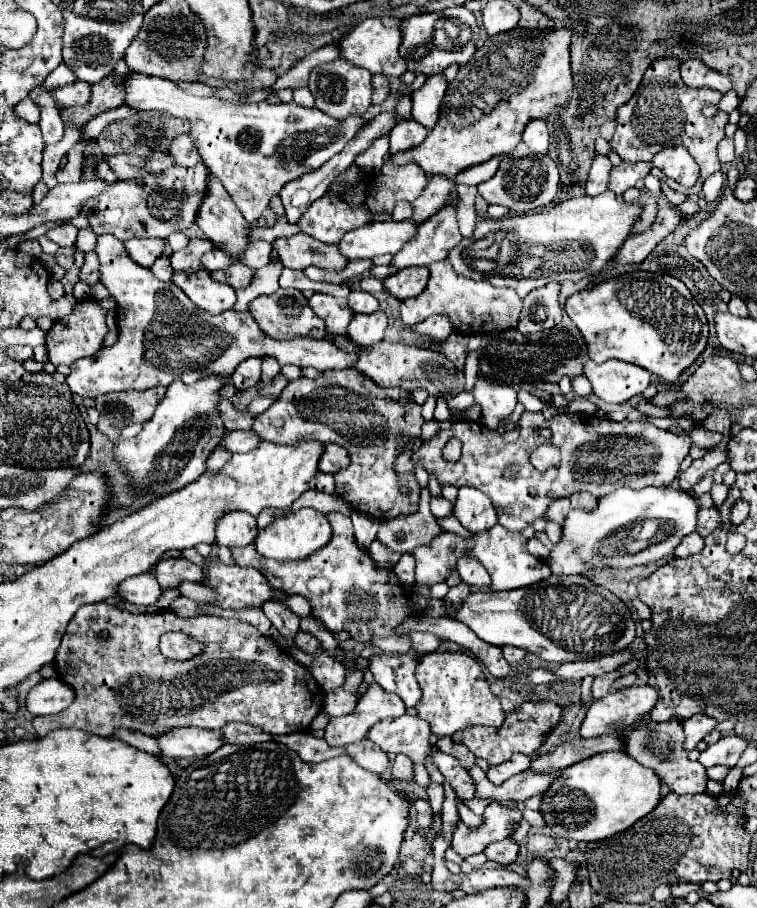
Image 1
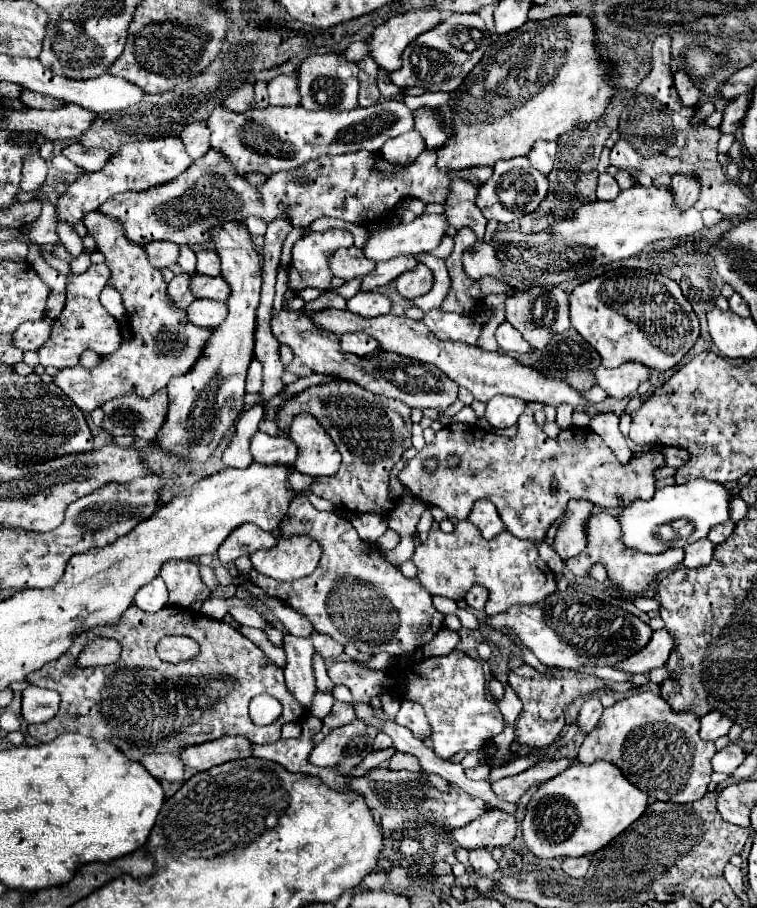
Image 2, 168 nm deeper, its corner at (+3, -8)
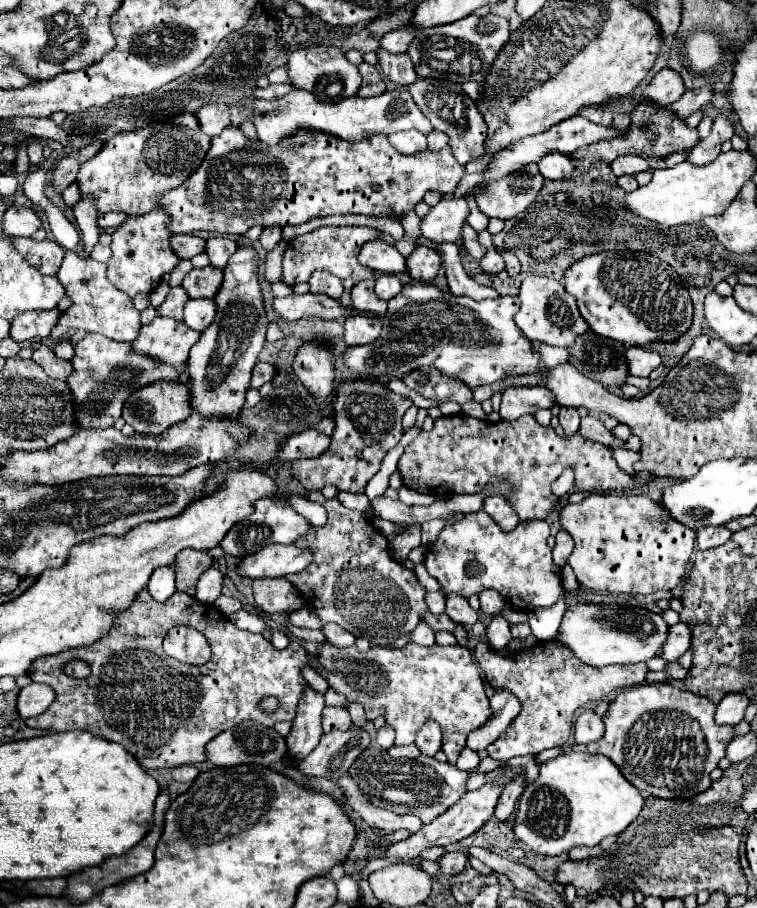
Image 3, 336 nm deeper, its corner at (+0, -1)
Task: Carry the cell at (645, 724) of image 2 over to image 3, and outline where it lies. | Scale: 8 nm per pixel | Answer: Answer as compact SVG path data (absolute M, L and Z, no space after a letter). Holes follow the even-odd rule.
M644 682L634 688L622 690L608 706L604 714L606 734L602 740L588 744L590 754L608 756L624 774L624 778L636 786L644 796L658 796L664 800L674 798L692 798L710 788L710 772L726 756L726 746L734 738L734 726L714 722L716 704L704 700L688 690L680 690L670 684L652 684Z

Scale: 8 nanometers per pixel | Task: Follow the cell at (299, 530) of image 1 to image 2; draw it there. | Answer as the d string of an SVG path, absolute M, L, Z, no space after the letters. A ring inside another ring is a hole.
M309 535L277 537L277 547L251 555L253 567L273 579L293 581L311 575L317 569L321 545Z

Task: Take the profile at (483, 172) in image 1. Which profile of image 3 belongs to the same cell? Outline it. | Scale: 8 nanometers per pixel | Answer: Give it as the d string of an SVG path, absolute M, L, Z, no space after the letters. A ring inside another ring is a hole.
M418 78L414 84L408 86L414 102L422 110L422 114L432 120L432 126L436 130L442 130L450 138L450 150L454 158L460 164L466 164L478 156L482 156L484 140L486 140L486 122L480 110L476 108L476 102L462 90L460 84L448 82L442 78Z

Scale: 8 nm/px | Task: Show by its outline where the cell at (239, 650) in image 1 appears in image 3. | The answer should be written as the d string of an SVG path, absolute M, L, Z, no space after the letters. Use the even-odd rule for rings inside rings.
M144 588L136 594L136 600L118 614L116 624L100 638L96 644L86 648L76 648L60 652L56 656L42 656L30 664L28 676L32 682L48 684L56 690L56 702L40 716L30 718L26 724L30 728L68 732L68 730L88 730L96 736L122 744L144 768L176 768L182 764L206 762L206 744L214 740L220 732L234 728L242 720L256 720L264 726L274 726L280 720L294 720L300 696L304 694L302 668L308 664L308 652L300 642L290 642L288 648L276 650L262 634L246 632L236 628L224 614L214 606L202 604L184 592L174 592L166 602L152 600L150 592ZM174 626L188 626L206 636L212 648L212 656L204 666L182 664L162 650L162 640L166 632ZM72 660L88 662L92 674L88 678L72 678L64 672L64 666ZM266 696L278 698L278 708L274 712L264 712L260 700Z

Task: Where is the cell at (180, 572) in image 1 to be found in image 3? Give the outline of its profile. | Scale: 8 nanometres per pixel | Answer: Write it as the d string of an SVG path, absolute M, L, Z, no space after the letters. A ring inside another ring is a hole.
M194 550L180 552L174 562L176 588L180 592L186 592L188 596L194 596L200 574L206 572L210 566L212 566L212 556L208 552L194 552Z

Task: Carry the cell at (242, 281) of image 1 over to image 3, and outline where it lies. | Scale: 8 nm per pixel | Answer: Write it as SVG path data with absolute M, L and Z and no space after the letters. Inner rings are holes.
M216 266L194 268L190 270L184 280L182 288L188 292L190 298L214 298L222 284L222 270Z

